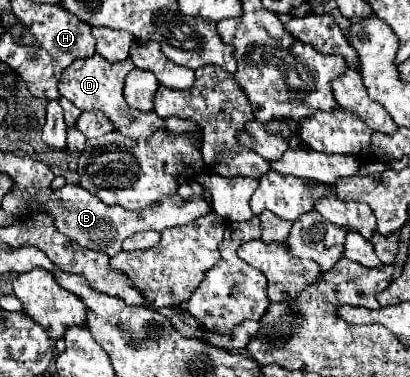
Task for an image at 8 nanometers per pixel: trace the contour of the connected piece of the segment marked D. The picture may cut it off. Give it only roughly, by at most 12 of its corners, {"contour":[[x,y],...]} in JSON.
{"contour":[[93,55],[63,71],[59,93],[81,111],[103,109],[131,139],[193,133],[195,121],[163,119],[123,99],[133,61]]}

